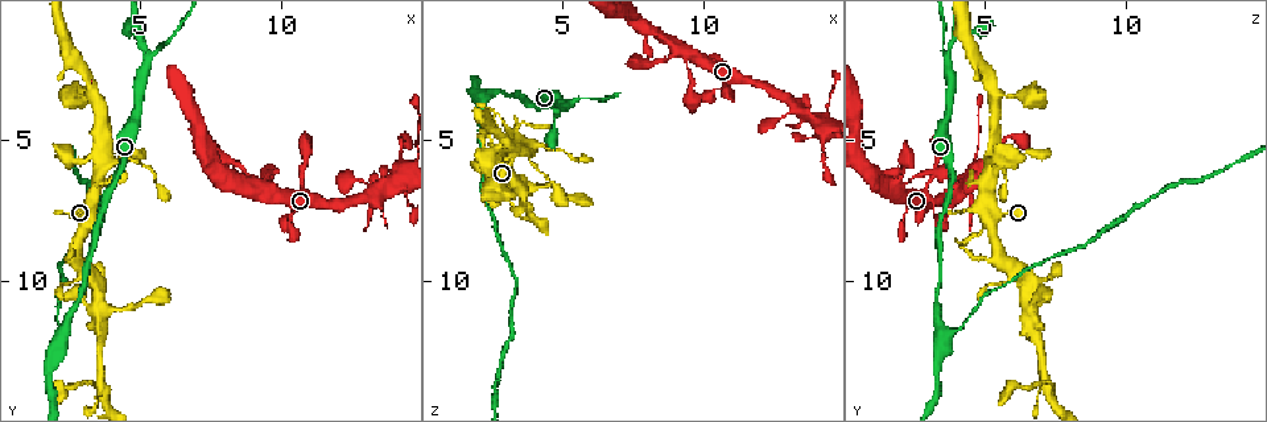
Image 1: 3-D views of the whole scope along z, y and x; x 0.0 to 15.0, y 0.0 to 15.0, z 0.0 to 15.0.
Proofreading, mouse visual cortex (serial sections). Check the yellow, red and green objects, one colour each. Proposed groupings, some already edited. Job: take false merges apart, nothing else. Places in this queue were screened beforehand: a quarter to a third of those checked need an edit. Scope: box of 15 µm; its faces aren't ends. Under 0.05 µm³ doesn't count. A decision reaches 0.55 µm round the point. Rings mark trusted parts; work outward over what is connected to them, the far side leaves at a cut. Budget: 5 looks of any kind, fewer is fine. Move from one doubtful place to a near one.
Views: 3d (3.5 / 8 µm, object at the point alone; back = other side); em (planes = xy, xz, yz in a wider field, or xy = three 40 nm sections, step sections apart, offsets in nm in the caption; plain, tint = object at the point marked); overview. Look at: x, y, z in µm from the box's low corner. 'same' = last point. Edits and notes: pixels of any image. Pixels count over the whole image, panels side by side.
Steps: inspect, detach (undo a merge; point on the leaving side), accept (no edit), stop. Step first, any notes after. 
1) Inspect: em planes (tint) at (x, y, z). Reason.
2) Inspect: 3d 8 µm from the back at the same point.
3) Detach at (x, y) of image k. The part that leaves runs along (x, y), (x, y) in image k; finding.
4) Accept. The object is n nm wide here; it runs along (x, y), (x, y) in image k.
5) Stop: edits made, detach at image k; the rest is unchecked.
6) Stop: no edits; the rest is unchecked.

Inspect: em xy step 5 (tint) at (3.7, 6.0, 5.3). Thin arm on a thick one.

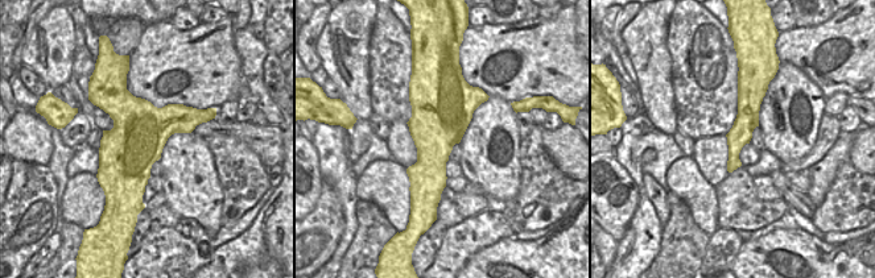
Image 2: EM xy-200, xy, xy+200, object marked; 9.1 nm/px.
Inspect: 3d 3.5 µm at the same point. Wider look.

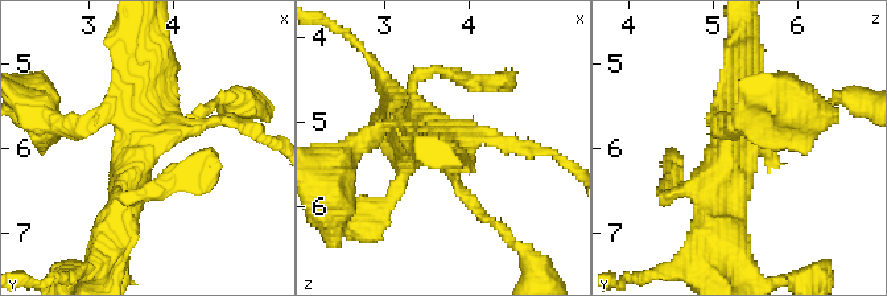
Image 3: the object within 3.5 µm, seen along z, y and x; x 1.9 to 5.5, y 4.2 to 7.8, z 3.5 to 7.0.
Accept. It runs along (712, 214), (746, 52) in image 3; one cell here.

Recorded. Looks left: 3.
Inspect: 3d 8 µm at (5.3, 2.1, 3.7). Side arm on a straight run.

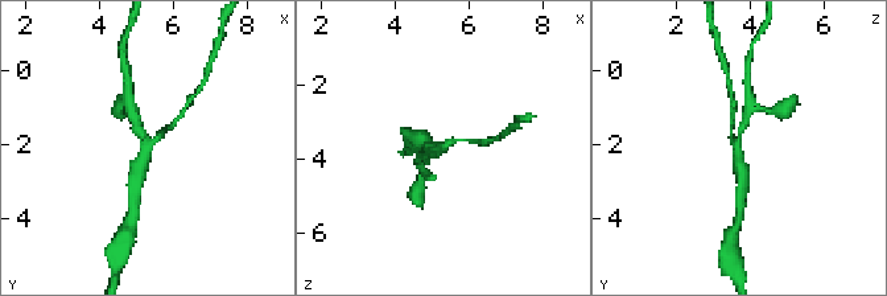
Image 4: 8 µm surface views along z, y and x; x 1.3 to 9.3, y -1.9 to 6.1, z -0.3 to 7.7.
Inspect: 3d 3.5 µm from the back at (5.3, 2.1, 3.6). Zoom in.

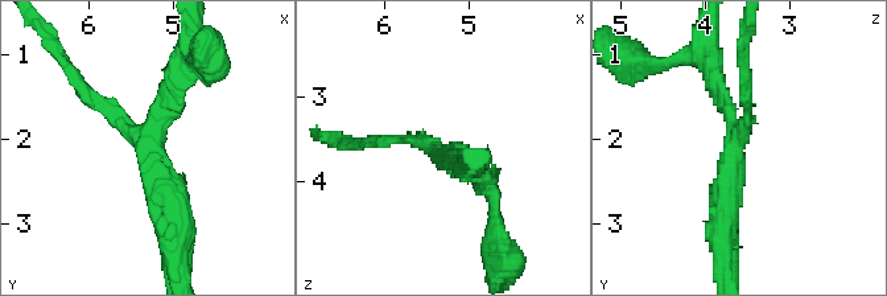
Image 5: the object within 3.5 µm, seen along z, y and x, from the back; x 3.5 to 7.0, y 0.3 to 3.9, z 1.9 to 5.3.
Inspect: em planes (tint) at (5.30, 2.10, 3.65).

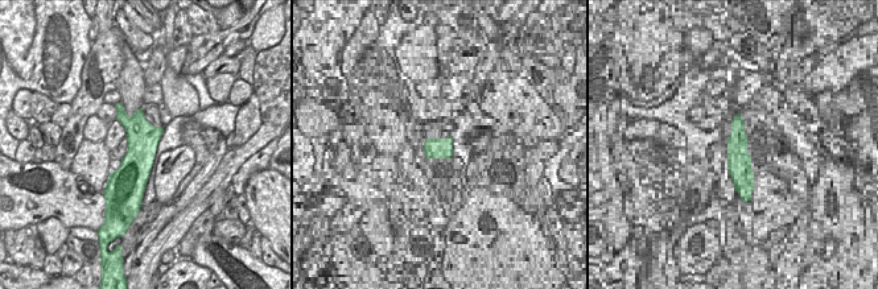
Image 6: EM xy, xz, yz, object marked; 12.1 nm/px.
Accept. 3 arms meet here; it runs along (172, 227), (147, 147), (188, 69) in image 5; all the same cell.

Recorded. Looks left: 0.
Stop: no edits; the rest is unchecked.

